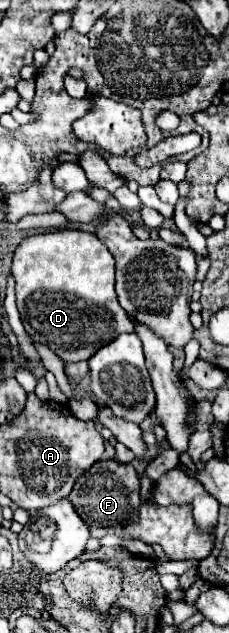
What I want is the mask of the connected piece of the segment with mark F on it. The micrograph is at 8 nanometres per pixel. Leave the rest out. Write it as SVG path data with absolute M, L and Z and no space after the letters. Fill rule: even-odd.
M114 459L98 461L90 471L82 473L76 479L74 489L68 499L74 505L76 513L86 521L92 537L102 539L104 535L118 535L120 539L134 539L130 535L124 535L122 531L124 523L138 521L138 511L142 505L140 481L132 465L118 465L118 461Z

